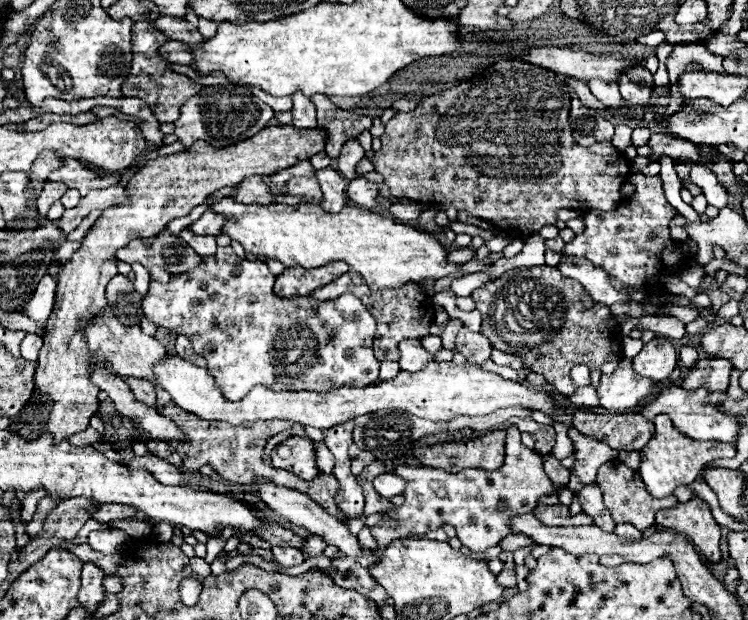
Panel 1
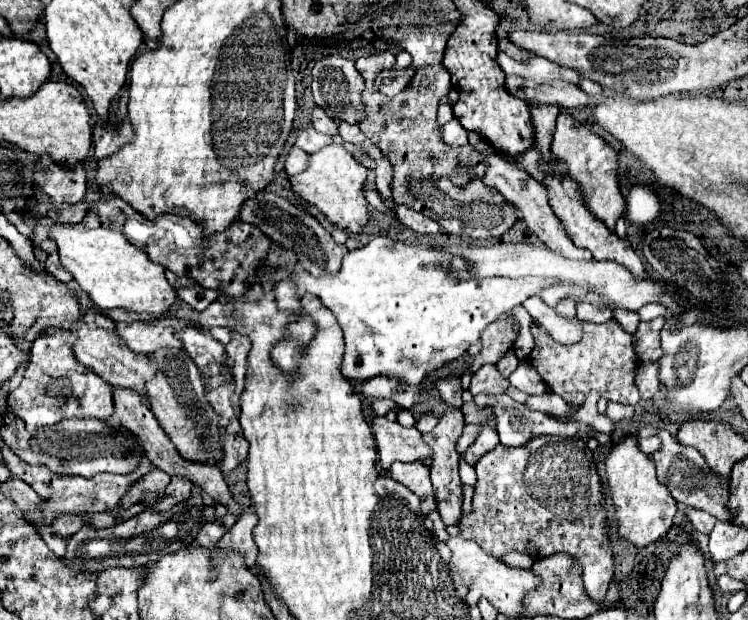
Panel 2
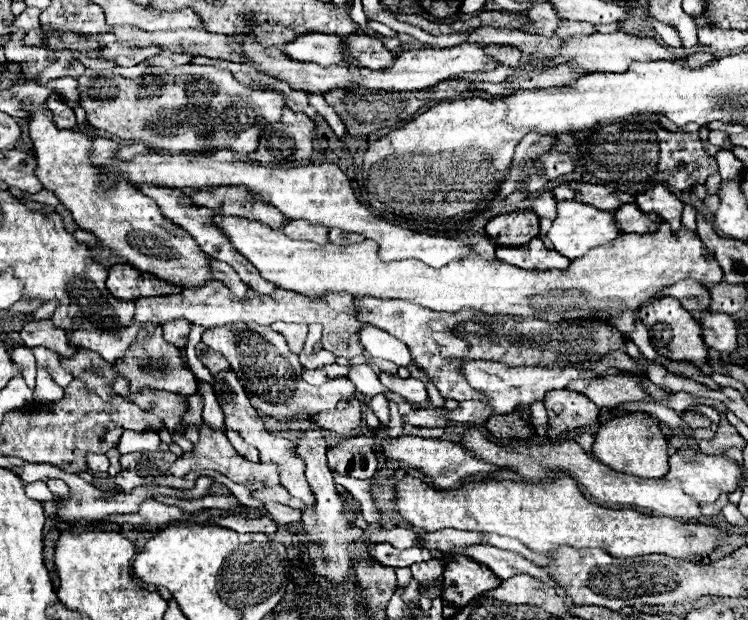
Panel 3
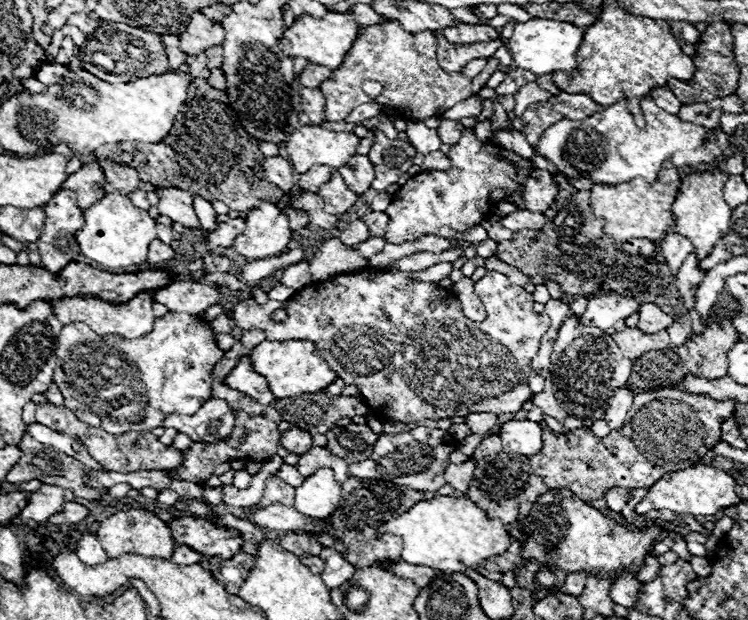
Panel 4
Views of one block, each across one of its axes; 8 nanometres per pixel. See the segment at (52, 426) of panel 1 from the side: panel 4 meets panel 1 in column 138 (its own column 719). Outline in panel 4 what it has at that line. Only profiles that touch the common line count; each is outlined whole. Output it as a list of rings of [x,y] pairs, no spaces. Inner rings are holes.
[[[714,168],[708,172],[690,172],[686,174],[686,178],[682,180],[680,192],[676,196],[676,202],[672,206],[672,212],[676,216],[676,226],[674,232],[686,236],[692,240],[692,244],[696,246],[696,254],[698,260],[706,258],[710,254],[710,250],[714,248],[714,244],[728,234],[730,230],[730,214],[732,208],[724,202],[724,184],[728,180],[728,174]]]

